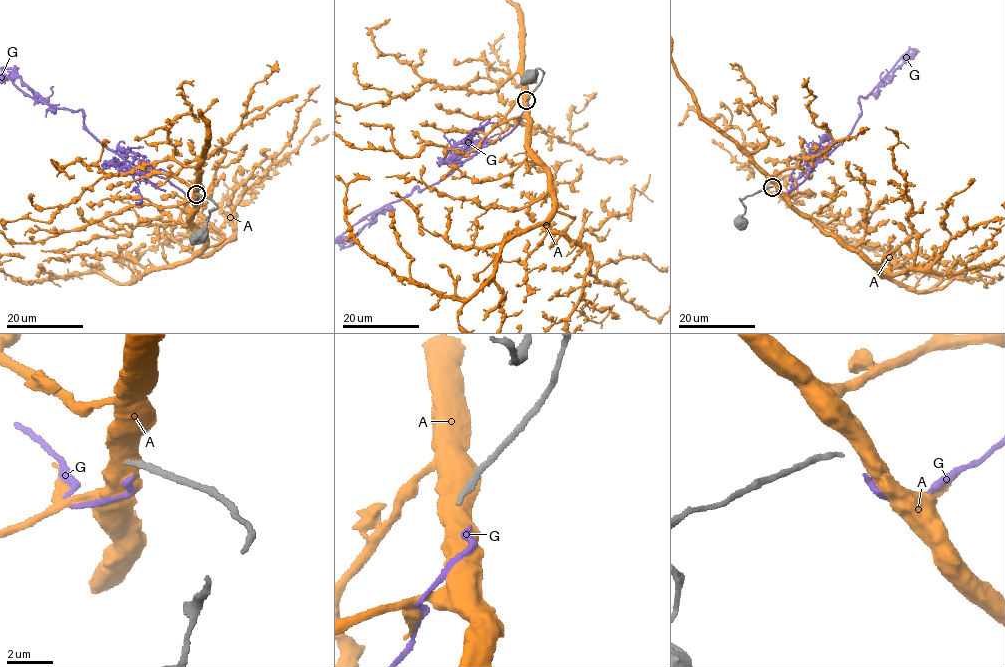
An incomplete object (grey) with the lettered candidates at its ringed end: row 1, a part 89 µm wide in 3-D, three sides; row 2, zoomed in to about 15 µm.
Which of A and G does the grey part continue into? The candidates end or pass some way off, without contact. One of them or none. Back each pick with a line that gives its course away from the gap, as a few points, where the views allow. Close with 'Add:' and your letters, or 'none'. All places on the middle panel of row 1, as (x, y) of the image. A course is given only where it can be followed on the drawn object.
G: it runs (527, 104), (517, 125), (480, 148), (452, 172), (420, 191), (416, 186), (409, 194), (368, 214)
Add: G

